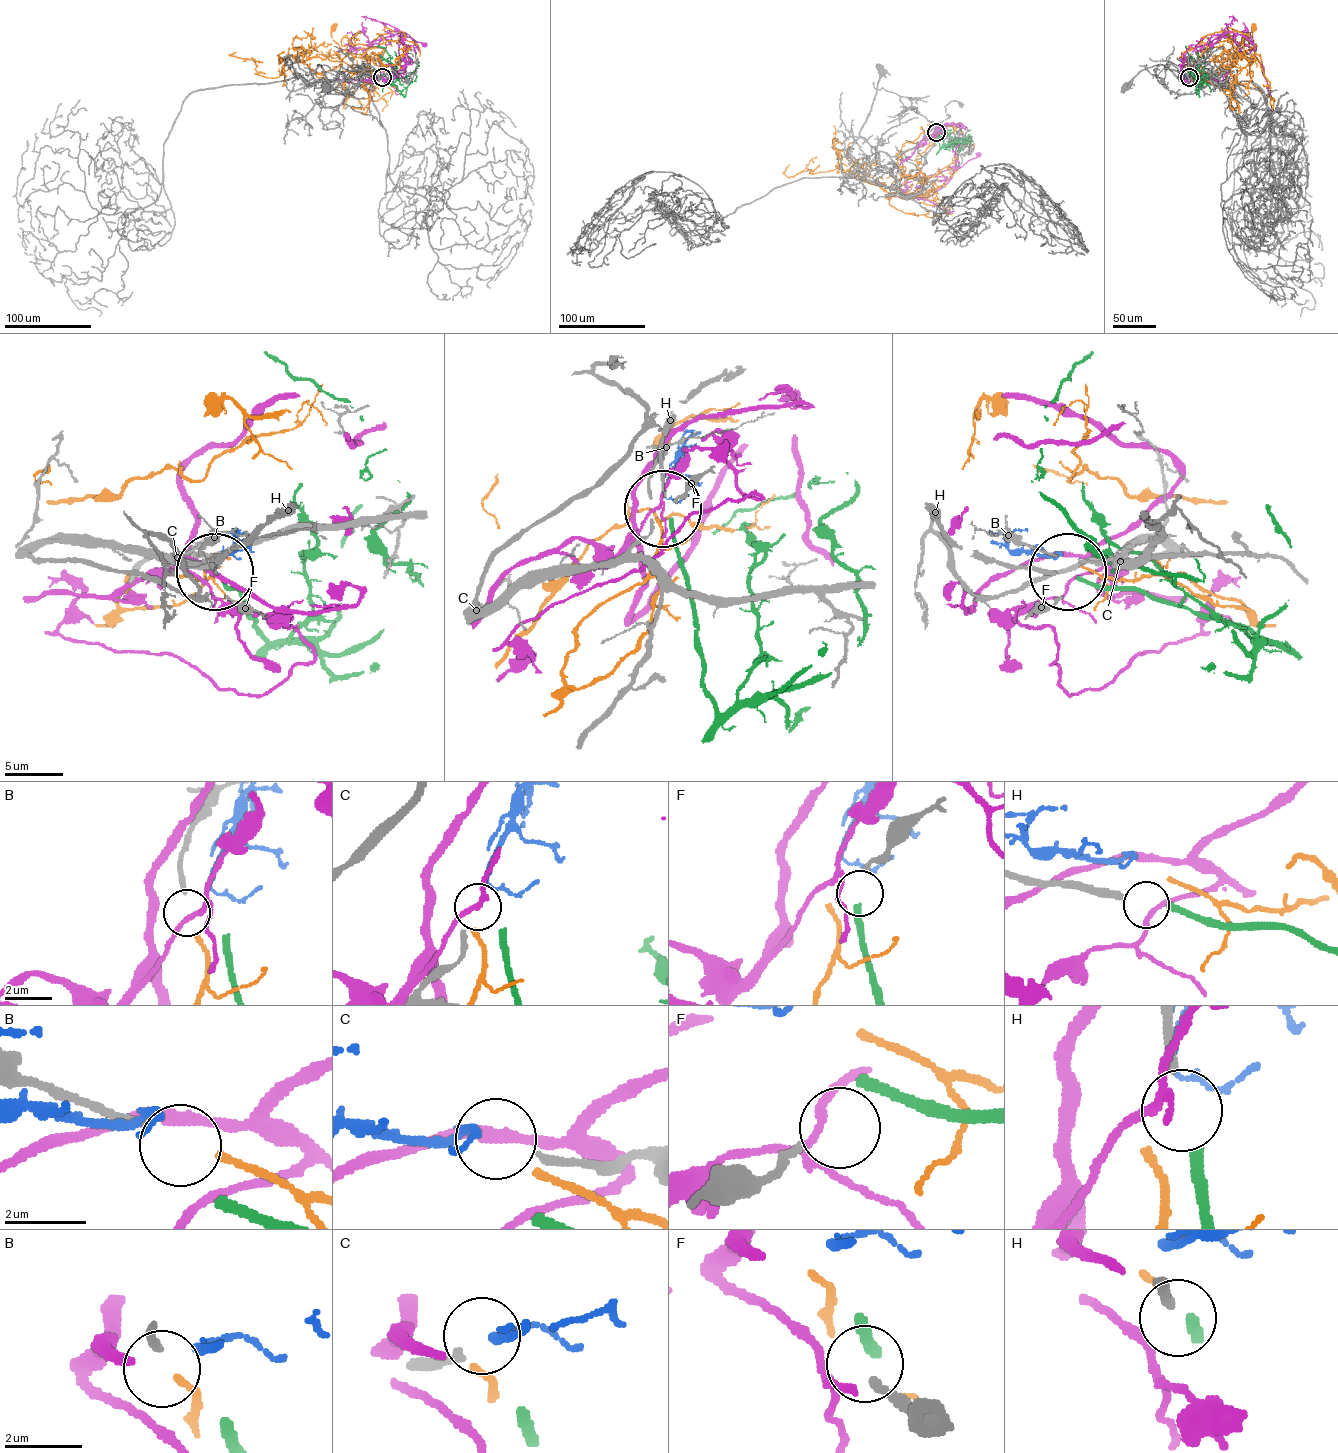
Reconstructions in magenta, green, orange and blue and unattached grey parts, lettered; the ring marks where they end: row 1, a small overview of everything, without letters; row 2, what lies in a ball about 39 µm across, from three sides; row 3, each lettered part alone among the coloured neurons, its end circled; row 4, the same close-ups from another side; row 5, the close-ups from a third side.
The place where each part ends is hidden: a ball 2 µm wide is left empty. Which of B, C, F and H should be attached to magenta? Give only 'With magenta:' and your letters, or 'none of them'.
With magenta: none of them

